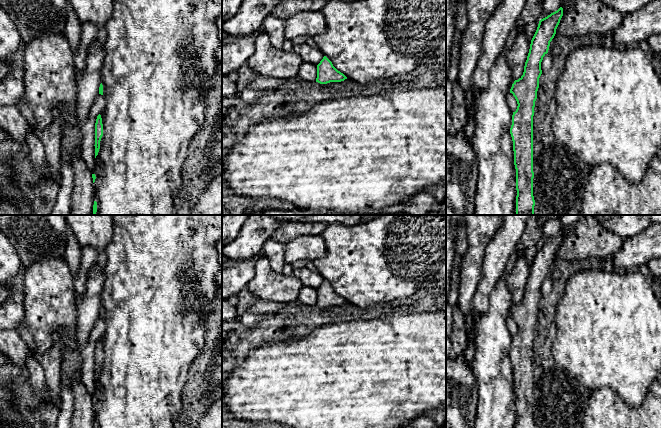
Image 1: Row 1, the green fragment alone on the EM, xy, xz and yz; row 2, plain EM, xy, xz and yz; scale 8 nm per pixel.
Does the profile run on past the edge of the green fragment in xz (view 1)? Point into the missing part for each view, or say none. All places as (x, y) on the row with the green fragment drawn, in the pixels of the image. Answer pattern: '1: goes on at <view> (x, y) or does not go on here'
1: does not go on here

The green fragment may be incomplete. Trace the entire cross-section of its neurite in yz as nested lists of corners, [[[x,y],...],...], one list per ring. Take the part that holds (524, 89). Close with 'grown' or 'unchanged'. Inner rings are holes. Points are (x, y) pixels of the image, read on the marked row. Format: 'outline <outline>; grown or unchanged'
outline [[[563,8],[551,13],[539,21],[537,30],[531,40],[529,53],[524,66],[523,75],[515,80],[510,89],[517,101],[517,109],[512,115],[510,134],[513,141],[514,165],[516,169],[516,215],[534,215],[535,200],[533,196],[533,116],[539,78],[542,74],[541,62],[548,53],[550,42],[556,34],[556,29],[563,16]]]; unchanged

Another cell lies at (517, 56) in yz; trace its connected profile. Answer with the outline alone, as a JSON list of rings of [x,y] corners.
[[[520,33],[518,34],[511,50],[507,54],[509,65],[512,69],[512,81],[510,89],[514,81],[518,80],[523,75],[530,44],[531,40],[527,37],[526,33]]]

